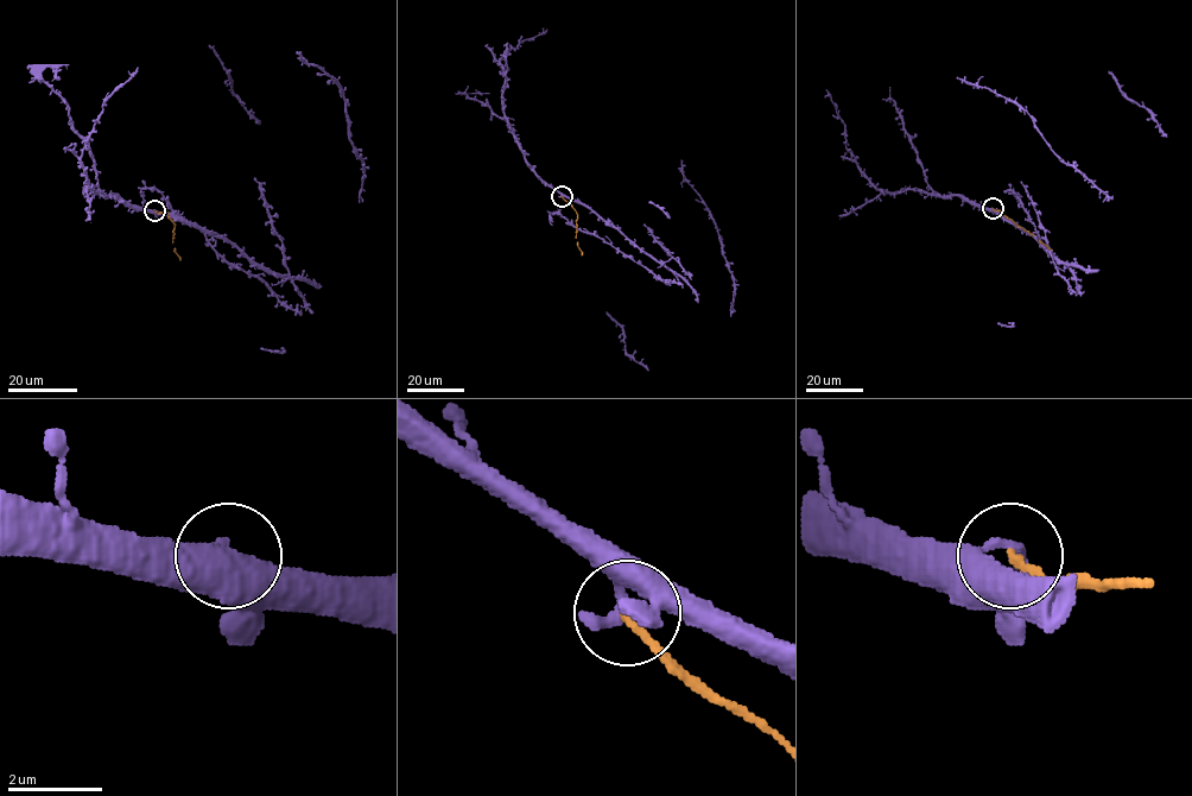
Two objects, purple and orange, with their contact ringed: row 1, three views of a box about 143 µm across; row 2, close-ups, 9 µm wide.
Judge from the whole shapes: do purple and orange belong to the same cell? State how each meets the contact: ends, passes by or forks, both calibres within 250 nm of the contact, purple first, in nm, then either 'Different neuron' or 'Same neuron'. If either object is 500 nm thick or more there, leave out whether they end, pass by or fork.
At the ring purple ends. At the ring orange ends. Thickness 380 nm (purple) against 160 nm. Different neuron

